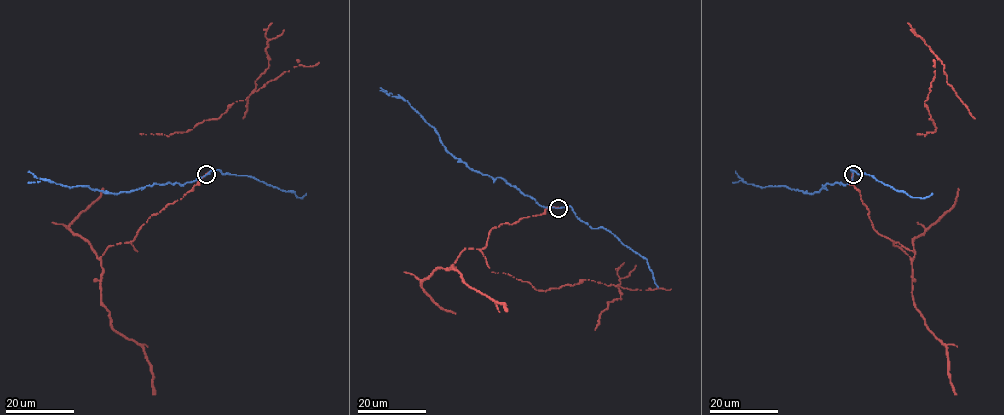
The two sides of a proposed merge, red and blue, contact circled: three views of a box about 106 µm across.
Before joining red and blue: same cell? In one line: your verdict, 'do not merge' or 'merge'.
do not merge

